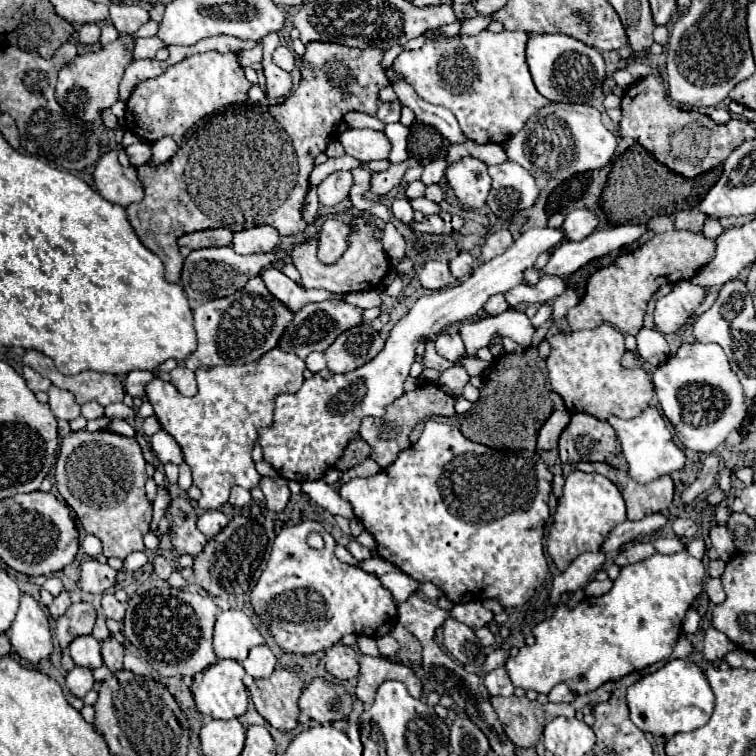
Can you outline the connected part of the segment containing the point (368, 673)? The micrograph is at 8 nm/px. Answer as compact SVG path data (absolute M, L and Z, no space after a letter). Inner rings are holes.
M362 655L360 657L360 675L358 675L358 685L356 685L356 697L370 705L374 701L376 689L388 679L402 681L408 687L408 693L412 697L422 695L422 681L418 679L418 675L410 667L406 667L402 663L392 663L384 657Z

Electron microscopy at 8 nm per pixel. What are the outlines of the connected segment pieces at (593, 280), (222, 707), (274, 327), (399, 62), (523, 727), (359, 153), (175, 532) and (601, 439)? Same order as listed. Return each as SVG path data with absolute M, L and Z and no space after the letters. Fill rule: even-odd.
M654 217L648 221L648 227L656 231L654 239L646 241L636 251L619 256L614 265L598 269L588 279L584 297L566 315L572 331L596 329L602 323L610 323L618 327L622 333L636 335L642 329L646 303L660 285L692 279L700 267L712 261L714 241L704 239L702 233L676 231L674 221L670 217Z
M220 659L218 663L210 665L208 669L194 675L192 695L200 713L210 715L212 719L234 719L246 713L248 709L248 691L244 685L244 667L232 659Z
M246 283L244 291L236 291L232 297L214 299L194 309L194 331L198 335L198 347L182 363L190 371L212 369L218 365L242 365L252 363L266 351L276 347L284 325L292 319L292 313L280 305L264 287L264 283Z
M482 31L474 37L452 37L452 39L436 35L416 51L402 51L396 57L392 69L398 75L402 75L424 101L450 109L468 139L478 143L502 143L510 135L518 133L524 121L532 113L536 113L536 109L548 105L548 99L542 97L534 87L526 63L526 43L528 35L524 31L500 31L500 33Z
M604 683L602 687L598 687L594 693L586 693L586 695L576 695L576 699L572 703L540 703L540 701L530 701L528 697L516 697L516 695L510 695L510 697L490 697L490 703L494 707L494 711L498 713L498 719L500 723L504 725L504 733L510 737L510 741L516 745L516 747L536 747L536 743L540 741L542 737L542 731L544 727L558 715L564 715L564 717L574 717L576 711L580 711L584 705L590 705L590 703L602 703L602 701L608 701L610 695L612 695L612 689L614 689L614 683Z
M346 129L344 133L338 135L338 141L344 145L346 153L364 161L364 163L370 163L370 161L376 161L376 159L388 159L390 155L390 141L388 137L384 135L384 131L374 131L374 129Z
M170 497L164 517L170 523L170 541L180 555L188 553L194 557L196 553L200 553L200 549L204 549L204 541L208 539L196 527L198 513L192 501L184 497Z
M572 413L568 427L560 435L558 453L562 463L604 461L626 471L626 459L618 453L618 437L614 429L588 413Z

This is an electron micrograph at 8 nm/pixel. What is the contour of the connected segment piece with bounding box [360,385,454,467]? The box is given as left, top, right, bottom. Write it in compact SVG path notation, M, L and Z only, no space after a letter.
M418 385L414 391L404 393L400 399L396 399L388 409L384 417L366 417L360 425L360 437L372 447L372 459L380 465L380 467L388 467L392 465L392 461L396 461L398 453L404 451L406 447L410 447L408 435L412 431L412 427L424 419L430 419L434 415L442 415L442 417L450 417L454 415L454 399L444 393L440 387L436 385Z

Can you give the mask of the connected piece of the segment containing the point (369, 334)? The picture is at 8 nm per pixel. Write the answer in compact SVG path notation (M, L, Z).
M360 323L340 333L340 337L324 351L324 357L332 373L348 373L372 361L382 347L384 339L380 333L372 325Z

